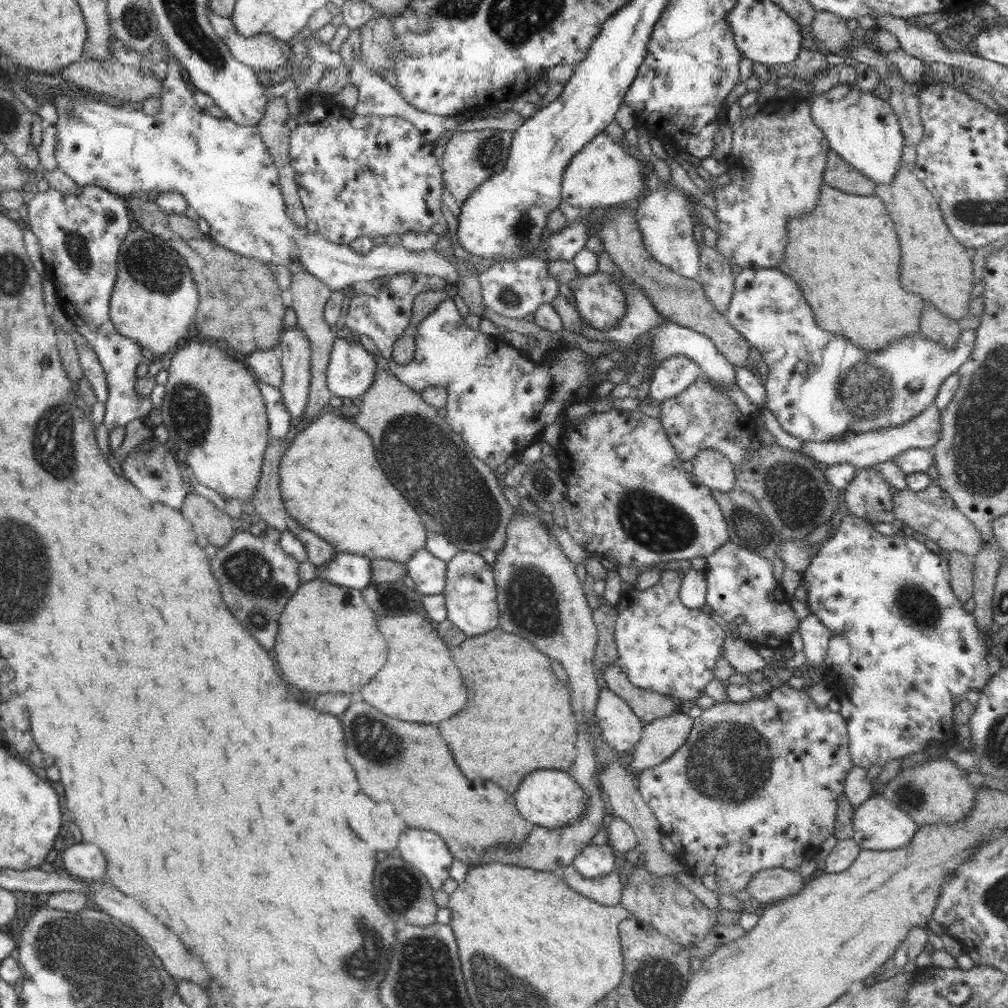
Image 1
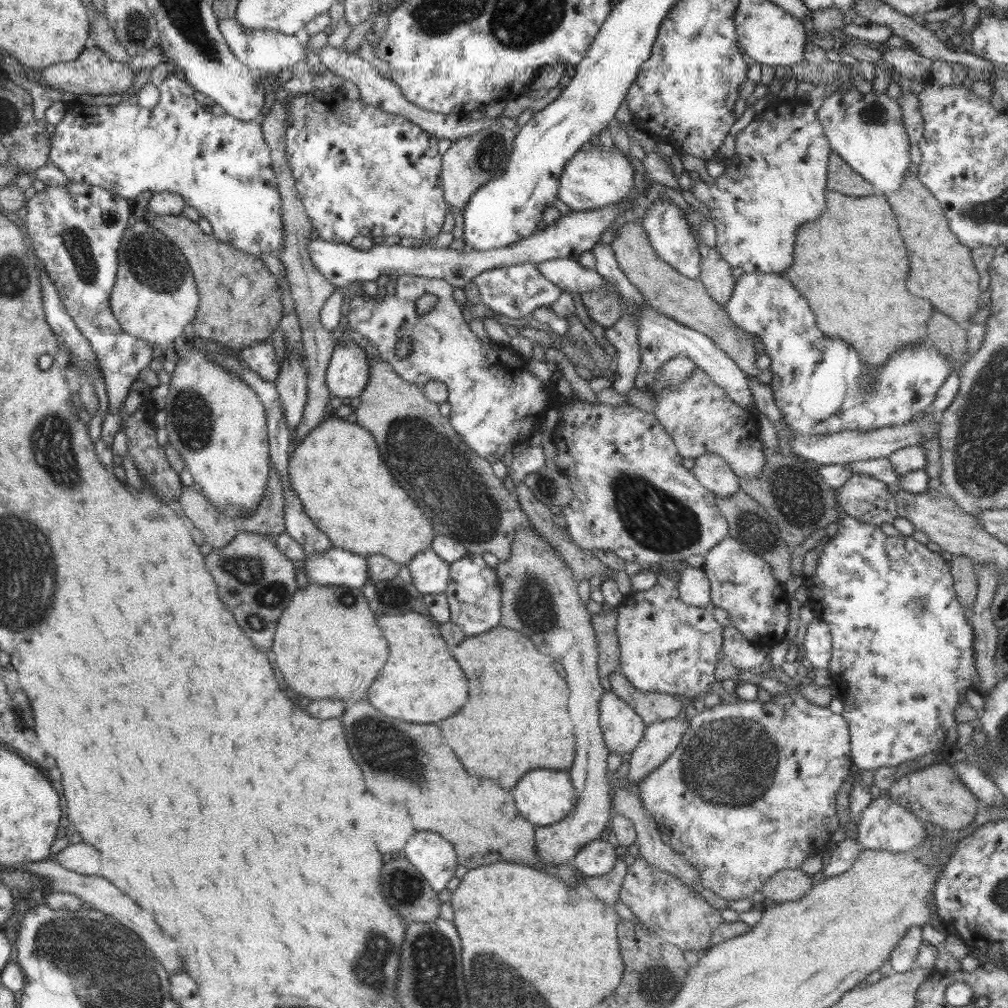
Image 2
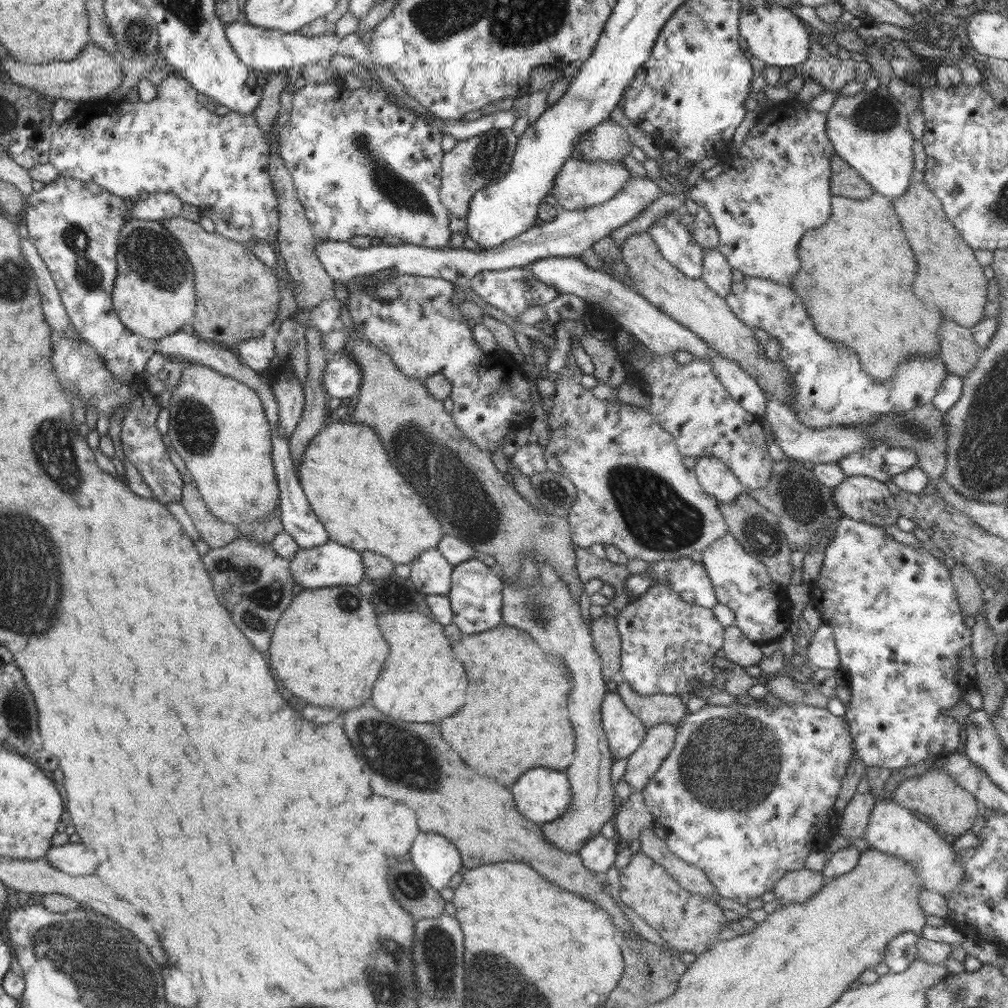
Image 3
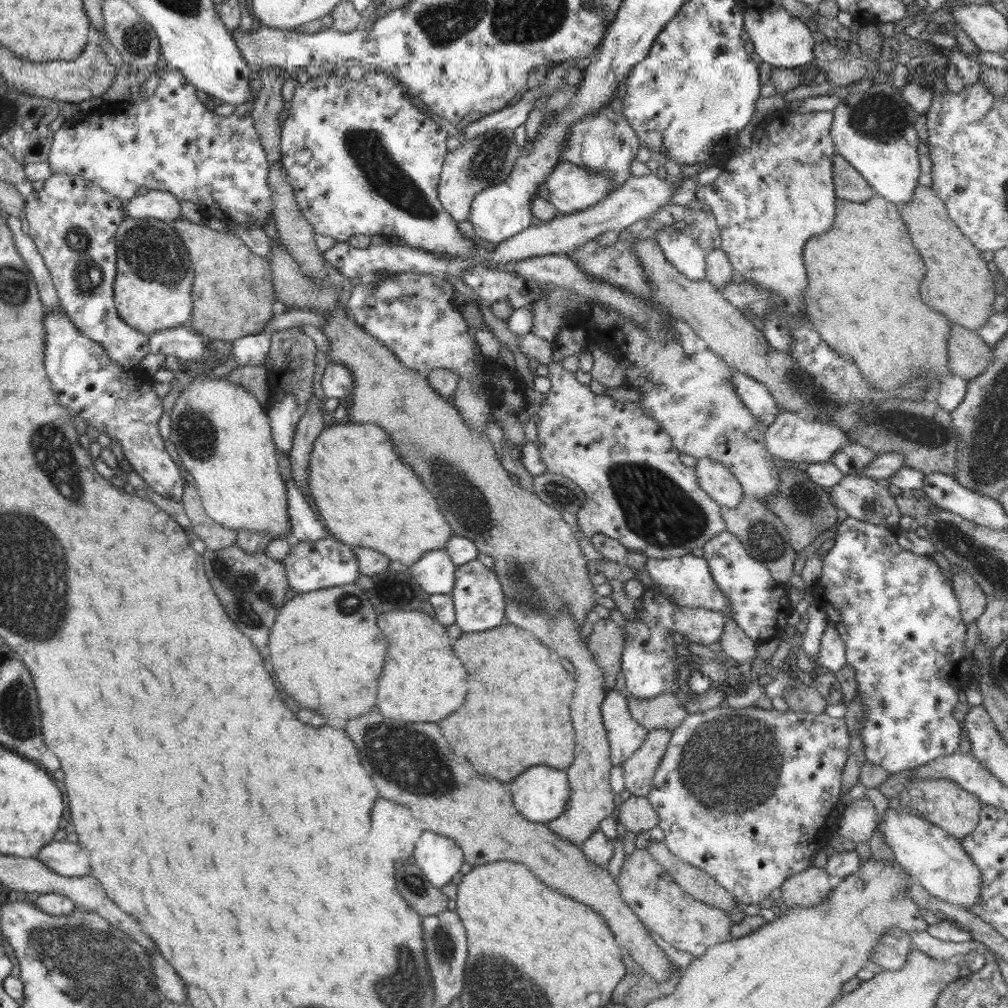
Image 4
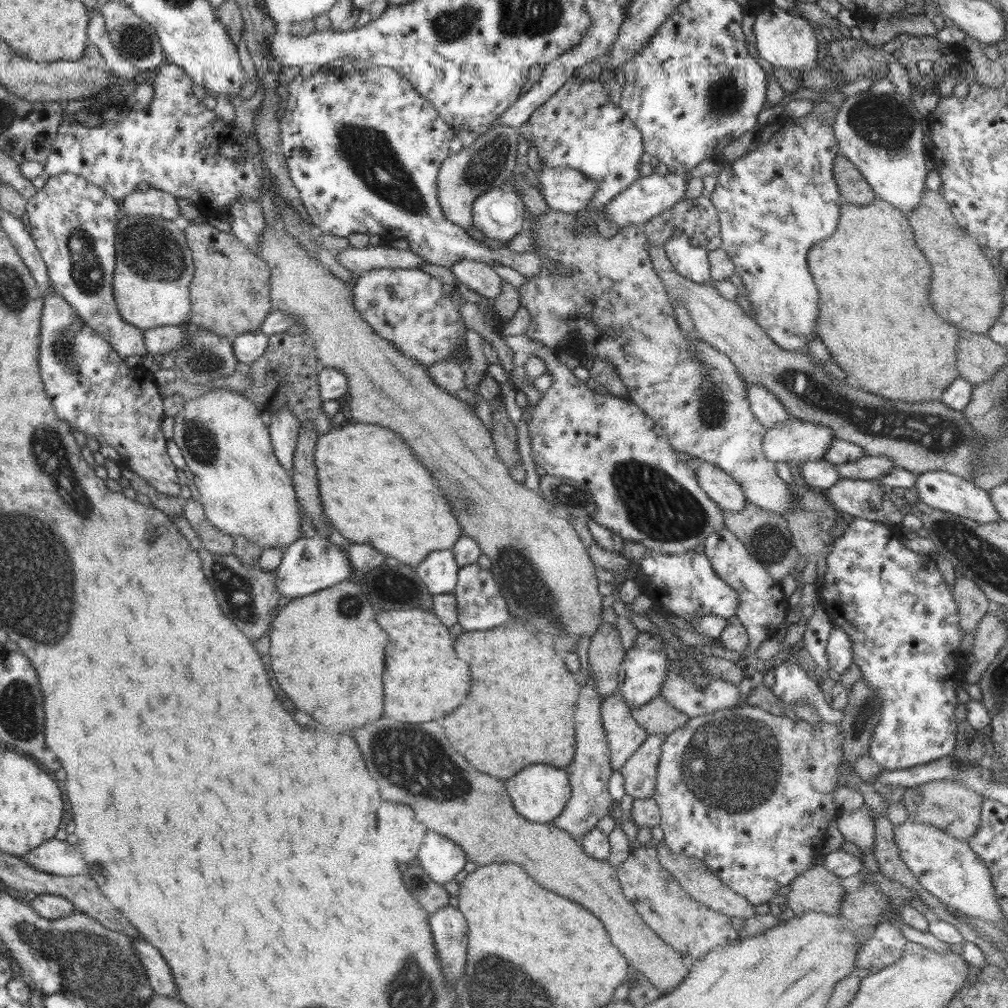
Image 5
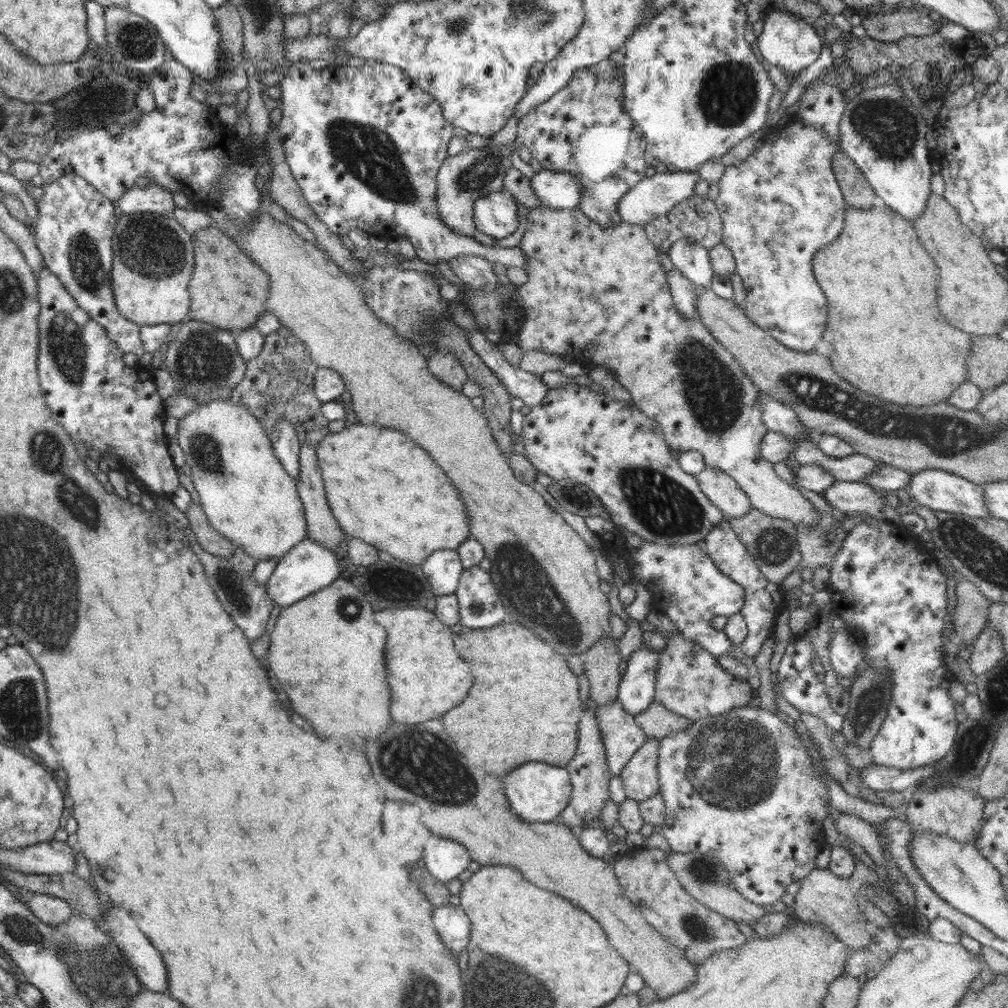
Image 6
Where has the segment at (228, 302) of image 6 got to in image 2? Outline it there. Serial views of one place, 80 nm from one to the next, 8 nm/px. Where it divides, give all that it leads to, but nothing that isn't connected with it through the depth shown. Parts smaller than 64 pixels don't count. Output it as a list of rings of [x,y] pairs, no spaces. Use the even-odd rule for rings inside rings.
[[[150,213],[143,218],[181,250],[194,272],[200,306],[191,325],[199,340],[211,344],[220,342],[237,354],[251,344],[271,338],[273,330],[279,326],[283,317],[281,288],[278,278],[267,269],[260,257],[222,242],[213,234],[205,234],[198,223],[184,214],[158,216]]]

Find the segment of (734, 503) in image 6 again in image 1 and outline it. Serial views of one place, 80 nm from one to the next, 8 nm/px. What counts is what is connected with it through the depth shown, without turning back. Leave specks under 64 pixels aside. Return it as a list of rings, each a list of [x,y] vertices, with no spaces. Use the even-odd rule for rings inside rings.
[[[702,450],[691,462],[695,478],[712,491],[728,492],[737,488],[735,467],[718,450]]]

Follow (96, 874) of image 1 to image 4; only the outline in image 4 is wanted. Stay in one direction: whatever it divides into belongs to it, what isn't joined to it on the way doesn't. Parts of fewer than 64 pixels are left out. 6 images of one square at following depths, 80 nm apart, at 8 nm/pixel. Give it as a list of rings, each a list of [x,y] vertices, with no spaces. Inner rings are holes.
[[[53,840],[39,850],[35,859],[60,876],[72,878],[91,875],[90,854],[78,842]]]

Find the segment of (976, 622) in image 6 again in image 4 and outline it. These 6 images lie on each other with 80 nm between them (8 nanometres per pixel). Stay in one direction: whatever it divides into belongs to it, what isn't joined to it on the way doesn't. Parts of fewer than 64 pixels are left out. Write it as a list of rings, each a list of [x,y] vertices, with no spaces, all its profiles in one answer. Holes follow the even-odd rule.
[[[954,569],[951,581],[964,624],[974,622],[984,612],[987,603],[985,592],[972,576],[962,569]]]

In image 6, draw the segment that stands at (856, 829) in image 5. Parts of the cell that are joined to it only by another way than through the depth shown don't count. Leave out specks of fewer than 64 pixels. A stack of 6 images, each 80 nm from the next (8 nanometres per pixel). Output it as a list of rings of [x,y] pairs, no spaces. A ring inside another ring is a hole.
[[[840,813],[836,820],[837,831],[864,848],[876,865],[886,868],[887,858],[883,853],[877,832],[873,826],[854,814]]]

